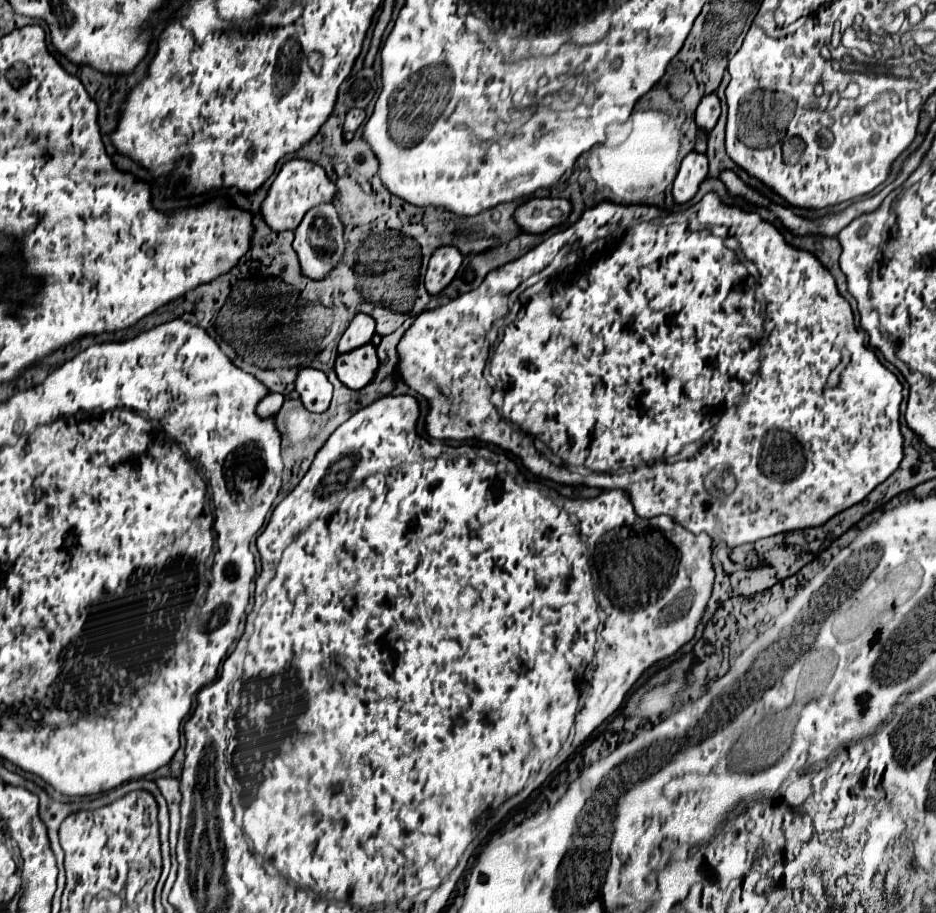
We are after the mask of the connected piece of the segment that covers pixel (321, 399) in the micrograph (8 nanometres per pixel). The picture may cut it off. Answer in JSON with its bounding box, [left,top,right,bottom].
[295,369,333,413]

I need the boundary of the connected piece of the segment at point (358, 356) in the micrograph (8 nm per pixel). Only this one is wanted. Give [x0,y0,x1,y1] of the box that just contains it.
[335,345,379,391]

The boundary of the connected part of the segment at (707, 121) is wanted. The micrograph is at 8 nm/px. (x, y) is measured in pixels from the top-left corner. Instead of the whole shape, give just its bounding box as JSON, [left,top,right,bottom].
[695,93,721,133]

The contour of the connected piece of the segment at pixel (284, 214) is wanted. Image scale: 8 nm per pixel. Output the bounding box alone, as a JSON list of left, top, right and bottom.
[263,159,337,231]

